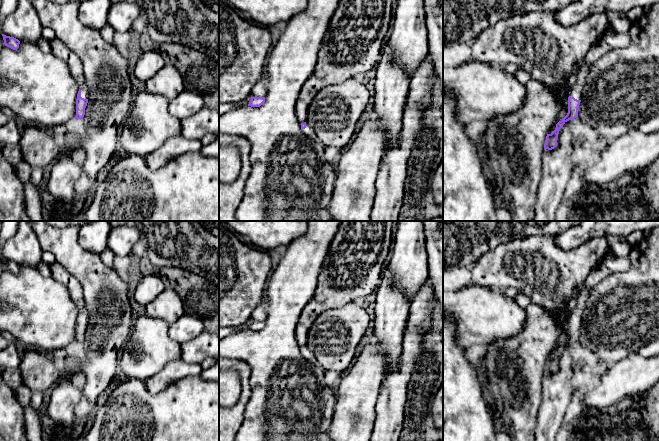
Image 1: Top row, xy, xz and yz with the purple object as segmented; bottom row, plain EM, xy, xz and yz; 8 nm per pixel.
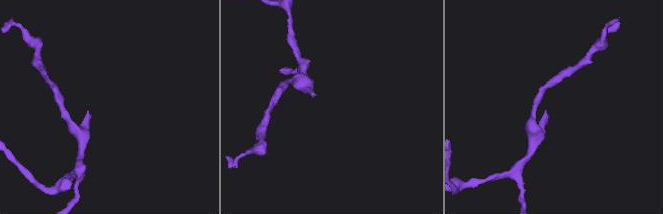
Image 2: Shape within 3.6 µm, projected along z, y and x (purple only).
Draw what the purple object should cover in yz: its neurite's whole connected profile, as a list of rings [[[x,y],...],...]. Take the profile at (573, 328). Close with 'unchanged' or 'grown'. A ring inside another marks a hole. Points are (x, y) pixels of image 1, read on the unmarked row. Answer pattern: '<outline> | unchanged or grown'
[[[603,262],[595,266],[589,273],[584,282],[584,287],[578,296],[576,308],[573,310],[568,321],[568,337],[561,345],[556,348],[555,354],[551,358],[547,358],[544,373],[554,373],[557,370],[559,354],[567,345],[578,341],[578,333],[581,326],[582,313],[585,309],[588,298],[595,286],[600,281],[609,276],[610,273],[611,270]]] | grown

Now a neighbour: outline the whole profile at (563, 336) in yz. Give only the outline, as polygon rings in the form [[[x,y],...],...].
[[[569,318],[563,322],[563,324],[561,326],[560,336],[557,339],[553,350],[549,353],[548,358],[551,358],[555,354],[556,348],[567,339],[567,337],[568,337],[568,321],[569,321]]]

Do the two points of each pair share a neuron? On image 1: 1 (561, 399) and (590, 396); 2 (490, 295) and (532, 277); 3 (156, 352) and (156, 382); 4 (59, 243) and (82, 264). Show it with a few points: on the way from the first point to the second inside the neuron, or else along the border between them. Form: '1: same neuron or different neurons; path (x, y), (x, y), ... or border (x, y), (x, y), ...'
1: different neurons; border (575, 391), (573, 396)
2: different neurons; border (478, 285), (493, 287), (502, 291)
3: different neurons; border (176, 360), (169, 361), (145, 381)
4: same neuron; path (65, 249), (76, 260)

